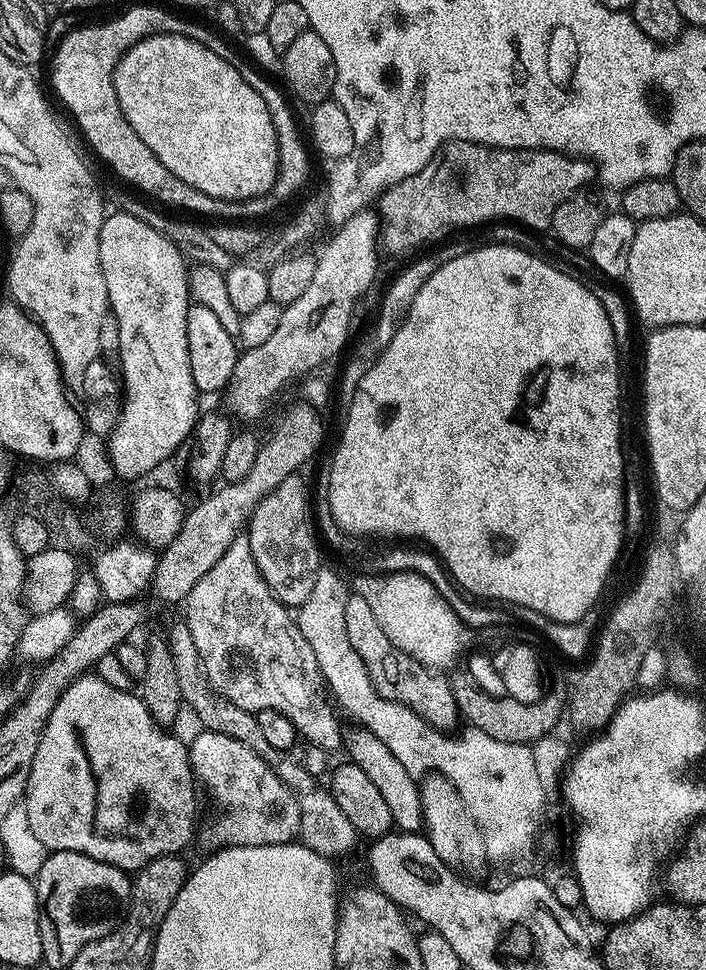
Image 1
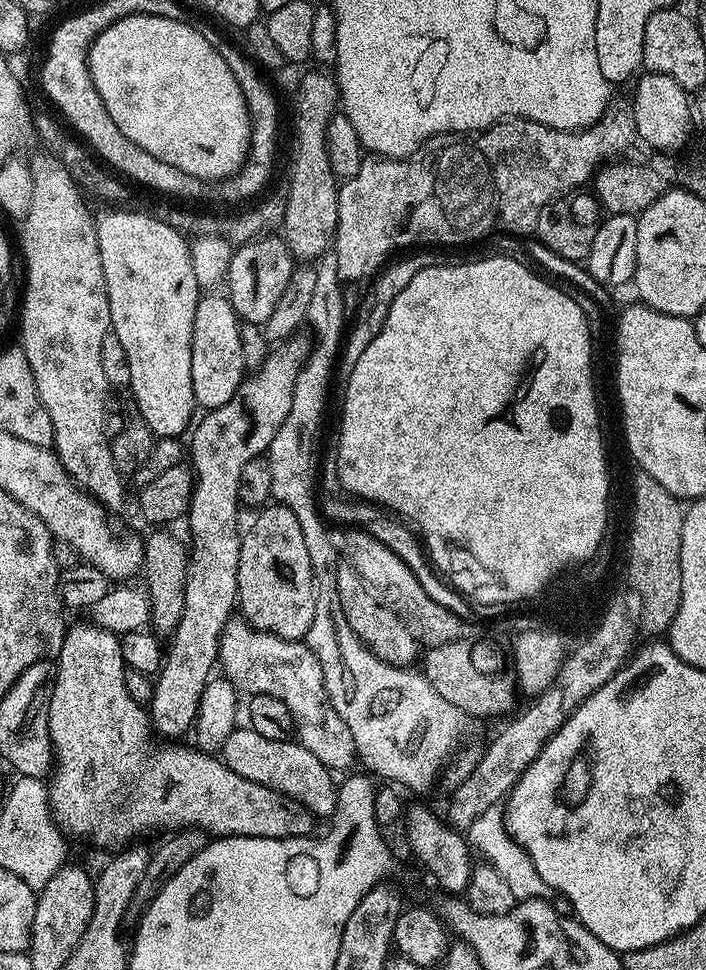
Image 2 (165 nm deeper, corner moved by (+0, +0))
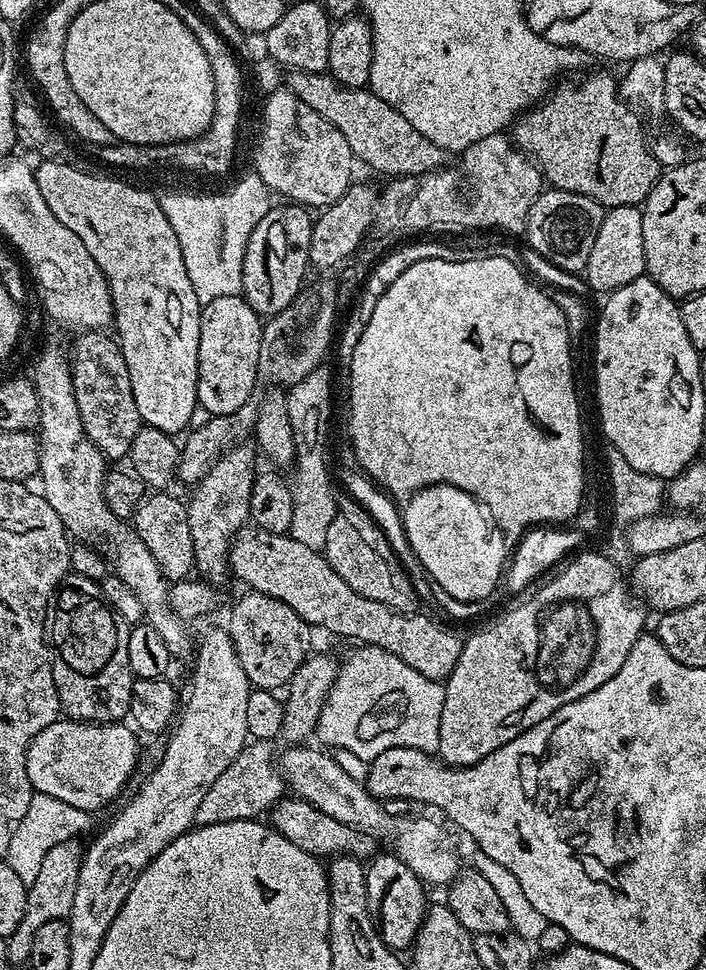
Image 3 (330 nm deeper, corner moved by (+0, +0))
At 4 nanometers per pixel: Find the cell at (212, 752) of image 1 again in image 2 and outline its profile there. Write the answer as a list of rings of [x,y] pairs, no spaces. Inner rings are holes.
[[[240,726],[230,734],[230,738],[226,738],[222,759],[230,770],[234,770],[234,774],[242,774],[242,778],[250,778],[294,798],[309,808],[313,817],[328,818],[336,811],[338,784],[332,781],[333,773],[295,739],[273,742],[271,738],[262,738],[262,734],[253,728]]]

